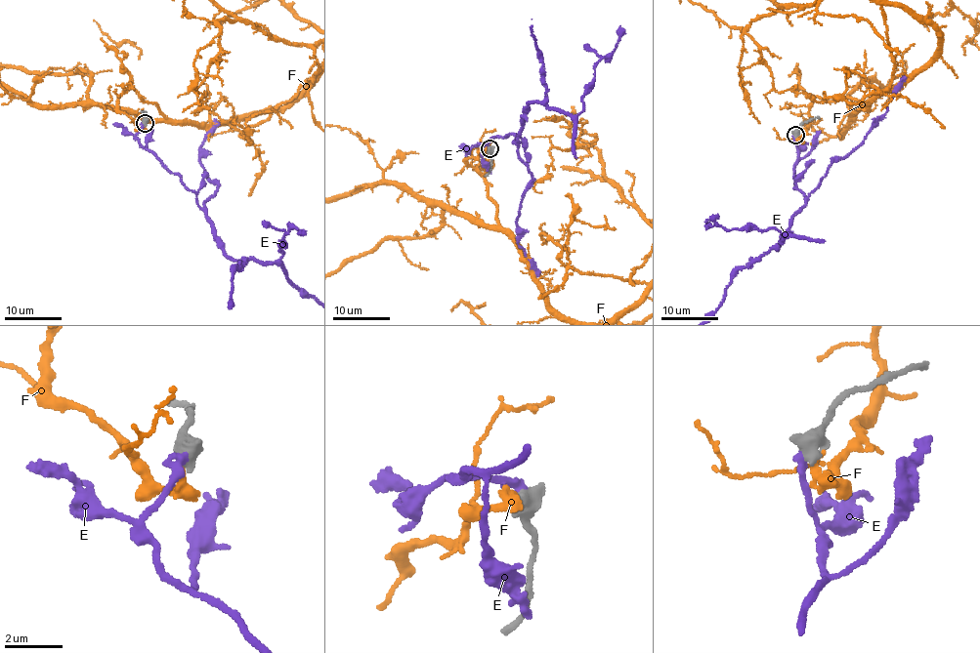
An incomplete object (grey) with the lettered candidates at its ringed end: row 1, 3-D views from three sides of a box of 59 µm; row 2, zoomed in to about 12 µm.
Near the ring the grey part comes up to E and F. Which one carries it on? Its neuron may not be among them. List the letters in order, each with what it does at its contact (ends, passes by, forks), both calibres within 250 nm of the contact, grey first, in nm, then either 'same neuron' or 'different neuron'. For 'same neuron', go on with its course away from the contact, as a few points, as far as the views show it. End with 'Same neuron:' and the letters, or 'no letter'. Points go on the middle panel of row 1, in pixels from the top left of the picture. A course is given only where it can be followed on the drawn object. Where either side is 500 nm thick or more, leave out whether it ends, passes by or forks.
E: 650 nm thick on the grey side, 320 nm on the other; same neuron
F: 600 nm thick on the grey side, 400 nm on the other; different neuron
Same neuron: E

